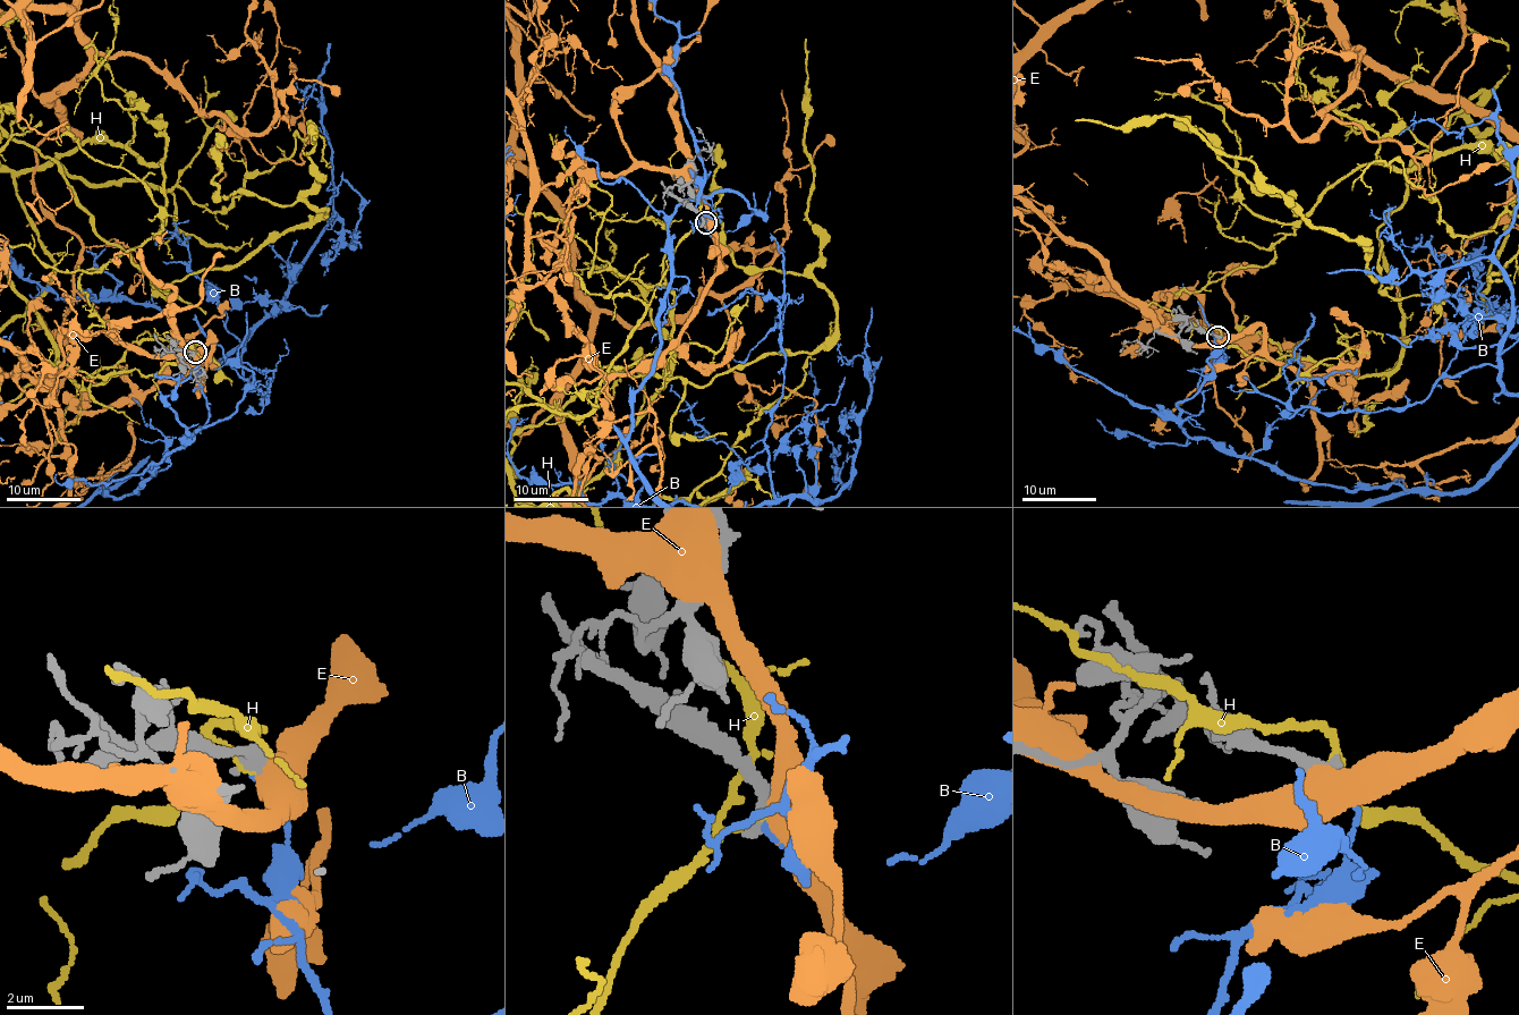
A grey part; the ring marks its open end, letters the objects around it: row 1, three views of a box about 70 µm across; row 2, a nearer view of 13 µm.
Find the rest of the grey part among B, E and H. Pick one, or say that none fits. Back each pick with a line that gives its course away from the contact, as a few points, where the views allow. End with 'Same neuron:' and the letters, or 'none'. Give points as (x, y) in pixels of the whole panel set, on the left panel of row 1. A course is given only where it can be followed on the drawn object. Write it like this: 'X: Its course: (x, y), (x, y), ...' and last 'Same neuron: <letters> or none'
Same neuron: none

